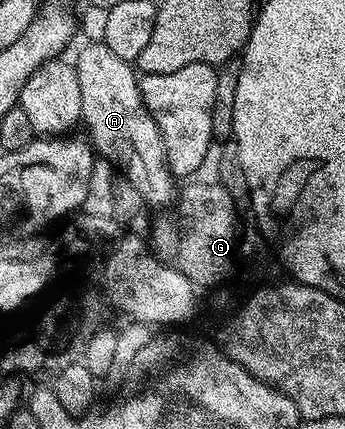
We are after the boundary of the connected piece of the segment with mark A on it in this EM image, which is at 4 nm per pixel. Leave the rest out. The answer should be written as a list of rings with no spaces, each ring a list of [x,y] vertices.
[[[88,41],[83,45],[80,56],[74,59],[74,66],[82,93],[80,118],[83,126],[88,126],[87,138],[91,146],[118,169],[150,205],[166,202],[172,195],[174,176],[164,161],[158,125],[154,125],[140,96],[140,81],[133,64],[122,61],[122,57],[114,57],[103,42]]]

